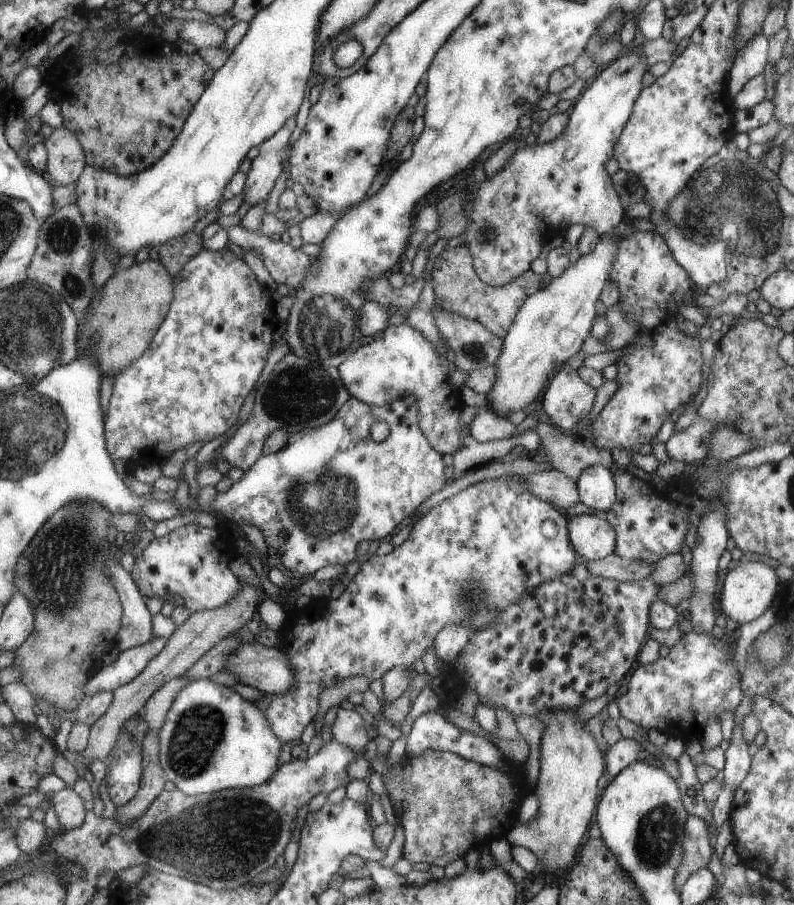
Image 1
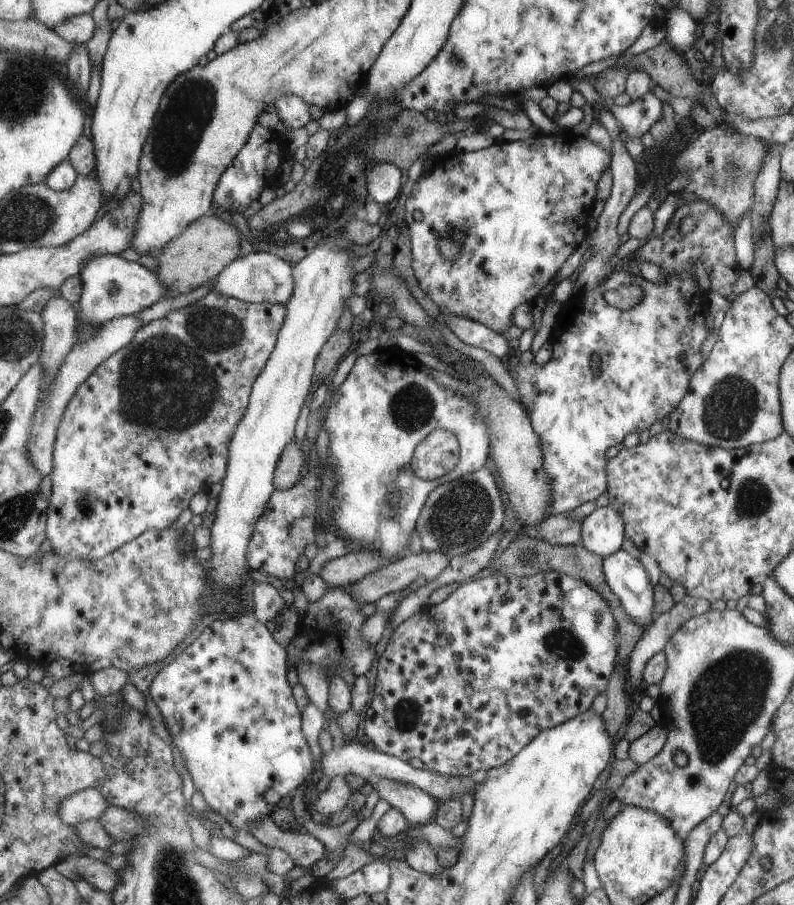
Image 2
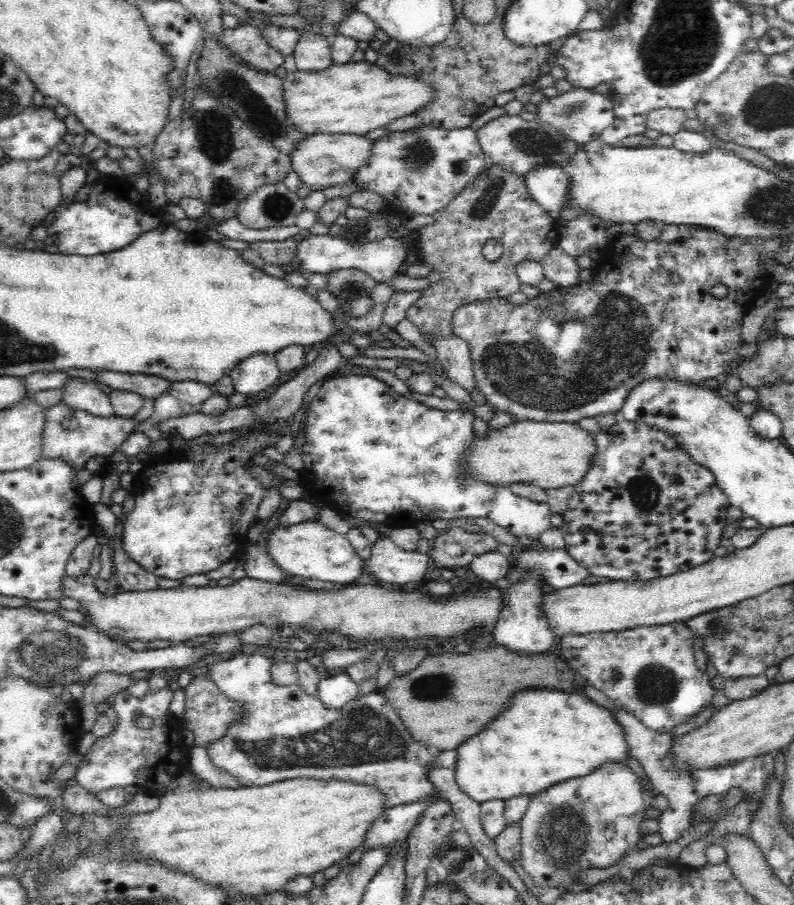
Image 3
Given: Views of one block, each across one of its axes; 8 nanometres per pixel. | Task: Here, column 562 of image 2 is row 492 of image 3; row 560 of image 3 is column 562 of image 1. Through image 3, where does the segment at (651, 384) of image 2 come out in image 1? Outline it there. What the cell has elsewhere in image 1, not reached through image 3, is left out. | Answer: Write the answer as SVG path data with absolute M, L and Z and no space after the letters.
M564 365L551 378L548 390L542 395L541 408L552 426L567 431L591 411L595 392L589 382L581 380Z

